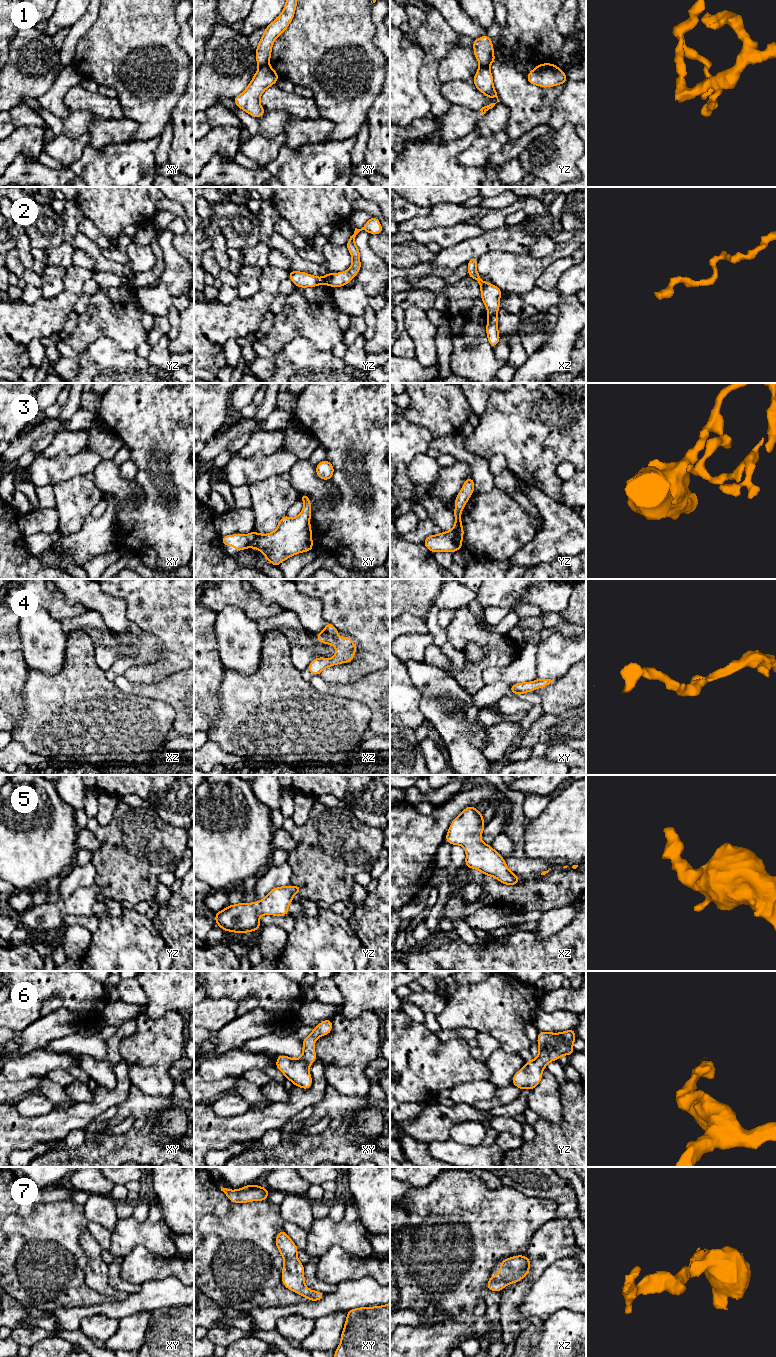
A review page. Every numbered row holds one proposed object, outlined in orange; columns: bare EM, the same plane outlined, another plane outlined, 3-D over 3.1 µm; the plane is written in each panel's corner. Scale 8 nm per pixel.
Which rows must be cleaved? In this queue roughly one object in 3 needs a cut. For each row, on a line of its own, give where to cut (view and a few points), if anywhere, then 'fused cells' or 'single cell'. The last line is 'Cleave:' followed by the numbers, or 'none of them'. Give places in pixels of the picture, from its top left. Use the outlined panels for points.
1: xy (268, 63), (259, 67) | fused cells
2: no cut | single cell
3: no cut | single cell
4: no cut | single cell
5: no cut | single cell
6: no cut | single cell
7: no cut | single cell
Cleave: 1

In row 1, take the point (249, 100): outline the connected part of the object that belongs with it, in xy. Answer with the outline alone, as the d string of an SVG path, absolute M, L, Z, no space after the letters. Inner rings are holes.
M269 64L261 66L247 88L232 100L238 108L258 119L266 112L260 104L260 97L268 87L277 82L278 78L279 75Z

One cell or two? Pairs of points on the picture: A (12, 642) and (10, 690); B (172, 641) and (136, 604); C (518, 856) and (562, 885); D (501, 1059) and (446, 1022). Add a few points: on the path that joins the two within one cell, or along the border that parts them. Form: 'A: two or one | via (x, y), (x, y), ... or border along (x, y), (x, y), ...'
A: one | via (10, 654), (10, 678)
B: one | via (164, 632), (145, 613)
C: one | via (525, 869), (538, 885), (549, 885)
D: two | border along (500, 1047), (508, 1053), (516, 1053)

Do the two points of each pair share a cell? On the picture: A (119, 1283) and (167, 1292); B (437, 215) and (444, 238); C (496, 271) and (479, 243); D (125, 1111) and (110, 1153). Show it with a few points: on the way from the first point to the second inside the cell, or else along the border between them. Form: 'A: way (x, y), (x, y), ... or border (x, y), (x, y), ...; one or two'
A: border (139, 1287), (135, 1292), (129, 1294); two
B: border (464, 222), (445, 227), (418, 230); two
C: border (509, 251), (490, 251), (478, 258); two
D: way (137, 1118), (137, 1128), (122, 1143); one

